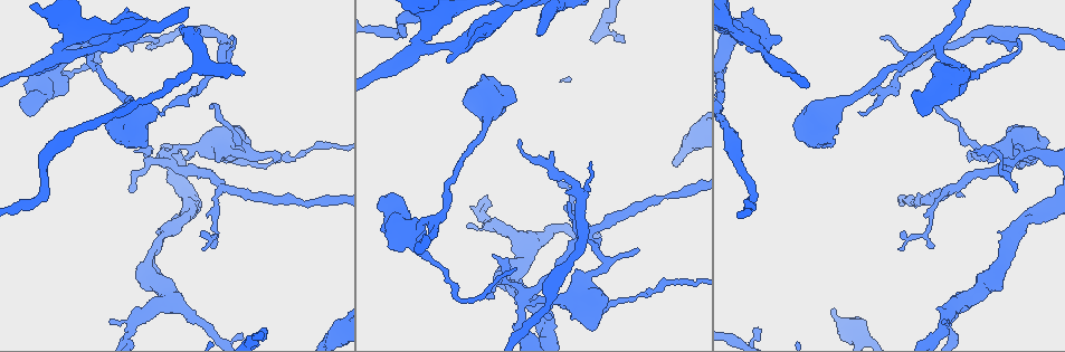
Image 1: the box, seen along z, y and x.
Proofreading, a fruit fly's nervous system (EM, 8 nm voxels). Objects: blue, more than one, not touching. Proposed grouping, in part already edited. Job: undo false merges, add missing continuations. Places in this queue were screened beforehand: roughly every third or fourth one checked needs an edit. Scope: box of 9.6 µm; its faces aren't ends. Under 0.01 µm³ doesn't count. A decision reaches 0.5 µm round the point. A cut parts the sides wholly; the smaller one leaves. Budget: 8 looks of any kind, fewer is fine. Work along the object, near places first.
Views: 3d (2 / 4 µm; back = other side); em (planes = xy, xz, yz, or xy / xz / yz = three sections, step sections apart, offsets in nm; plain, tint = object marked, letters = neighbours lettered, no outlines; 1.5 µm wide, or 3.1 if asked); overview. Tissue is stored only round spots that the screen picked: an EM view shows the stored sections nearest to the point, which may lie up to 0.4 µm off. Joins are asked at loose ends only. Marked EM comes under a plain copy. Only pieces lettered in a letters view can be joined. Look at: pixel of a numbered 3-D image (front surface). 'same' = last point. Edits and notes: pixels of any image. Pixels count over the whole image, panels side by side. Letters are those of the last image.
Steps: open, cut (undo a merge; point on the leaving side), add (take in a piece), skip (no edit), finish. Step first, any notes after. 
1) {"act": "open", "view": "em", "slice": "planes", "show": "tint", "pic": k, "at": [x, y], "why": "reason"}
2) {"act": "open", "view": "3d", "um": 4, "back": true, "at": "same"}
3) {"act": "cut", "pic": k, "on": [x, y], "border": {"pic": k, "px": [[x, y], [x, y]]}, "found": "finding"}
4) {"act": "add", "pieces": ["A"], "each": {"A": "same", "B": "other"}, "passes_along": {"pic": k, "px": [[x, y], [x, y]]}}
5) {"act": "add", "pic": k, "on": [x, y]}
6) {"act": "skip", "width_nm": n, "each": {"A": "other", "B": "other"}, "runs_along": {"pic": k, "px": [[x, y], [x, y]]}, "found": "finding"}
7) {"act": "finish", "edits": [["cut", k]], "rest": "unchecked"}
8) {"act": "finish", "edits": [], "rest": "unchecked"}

{"act": "open", "view": "3d", "um": 4, "pic": 1, "at": [182, 26], "why": "thick end"}

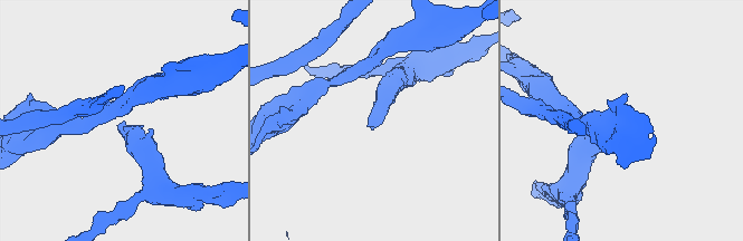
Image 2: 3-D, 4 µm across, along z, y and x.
{"act": "open", "view": "em", "slice": "planes", "show": "tint", "pic": 2, "at": [371, 128]}

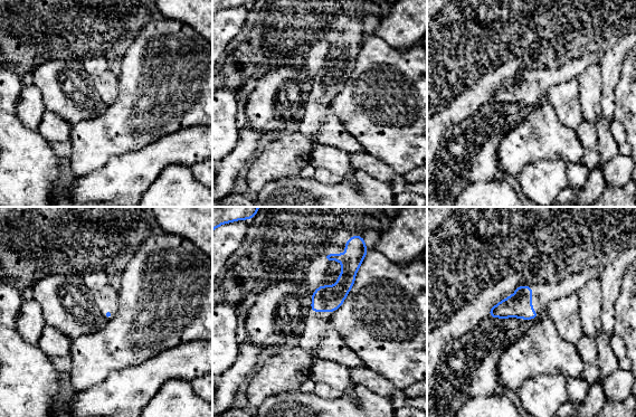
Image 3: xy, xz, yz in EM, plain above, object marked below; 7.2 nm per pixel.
{"act": "open", "view": "em", "slice": "planes", "show": "letters", "at": "same", "why": "see the neighbours"}

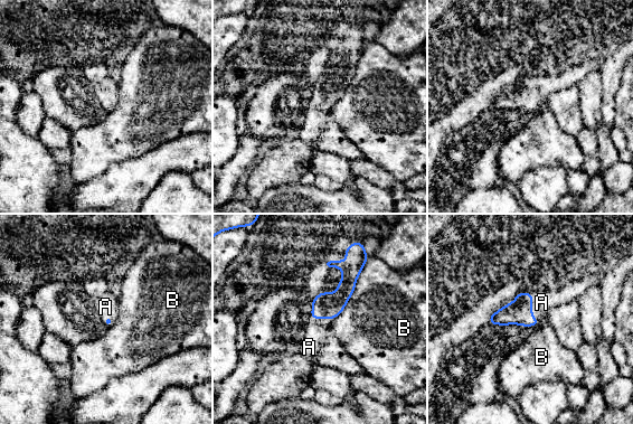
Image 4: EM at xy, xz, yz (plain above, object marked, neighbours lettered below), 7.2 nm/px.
{"act": "add", "pieces": ["A"], "each": {"A": "same", "B": "other"}, "passes_along": {"pic": 4, "px": [[519, 312], [531, 308], [541, 302]]}, "found": "the neuron continues"}

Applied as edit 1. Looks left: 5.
{"act": "open", "view": "em", "slice": "xy", "step": 8, "show": "letters", "pic": 1, "at": [55, 69], "why": "small branch off a trunk"}

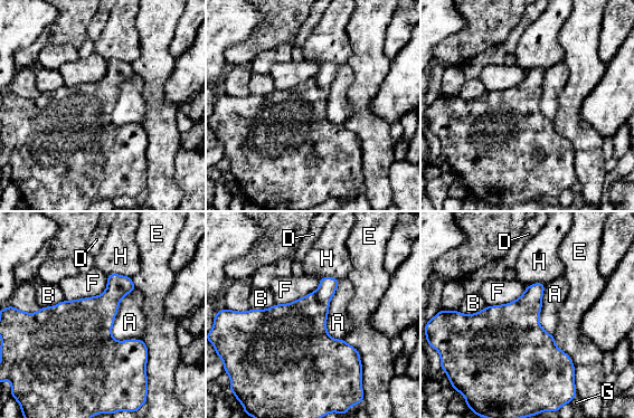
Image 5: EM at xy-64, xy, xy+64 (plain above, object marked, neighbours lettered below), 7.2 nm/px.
{"act": "skip", "each": {"A": "other", "B": "other", "D": "other", "E": "other", "F": "other", "G": "other", "H": "other"}, "border": {"pic": 5, "px": [[135, 288], [120, 301], [116, 341]]}, "found": "continuous, no second neuron"}

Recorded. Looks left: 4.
{"act": "open", "view": "3d", "um": 2, "pic": 1, "at": [569, 204], "why": "free end"}

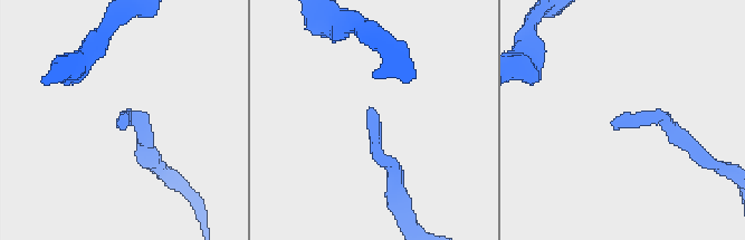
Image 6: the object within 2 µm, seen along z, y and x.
{"act": "open", "view": "em", "slice": "xy", "step": 8, "show": "tint", "pic": 6, "at": [373, 107]}

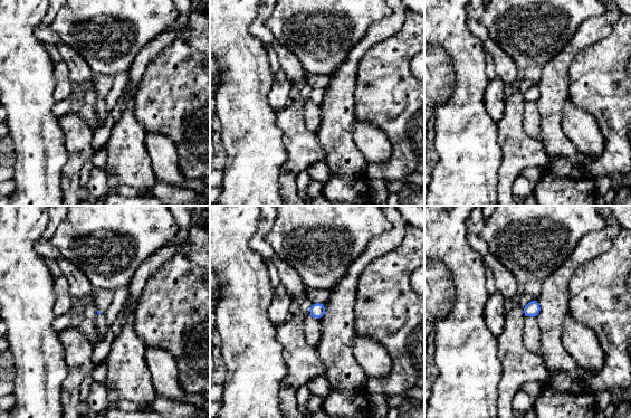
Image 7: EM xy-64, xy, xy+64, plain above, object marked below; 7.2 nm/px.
{"act": "open", "view": "em", "slice": "yz", "step": 4, "show": "letters", "at": "same"}

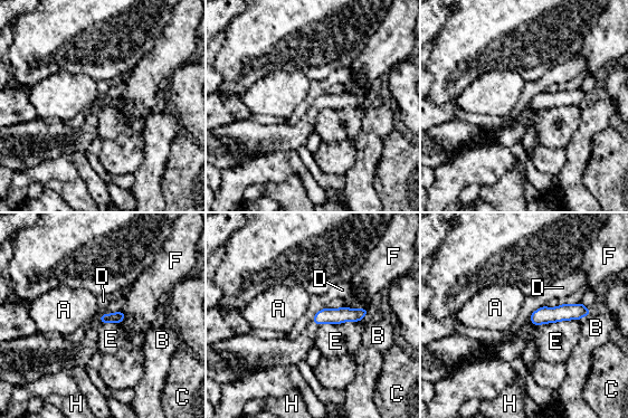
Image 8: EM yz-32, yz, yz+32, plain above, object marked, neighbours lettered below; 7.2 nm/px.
{"act": "skip", "each": {"A": "other", "B": "other", "C": "other", "D": "other", "E": "other", "F": "other", "H": "other"}, "border": {"pic": 8, "px": [[324, 307], [311, 320]]}, "found": "no lettered piece goes on from it"}

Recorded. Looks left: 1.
{"act": "finish", "edits": [["add", 4]], "rest": "unchecked"}

